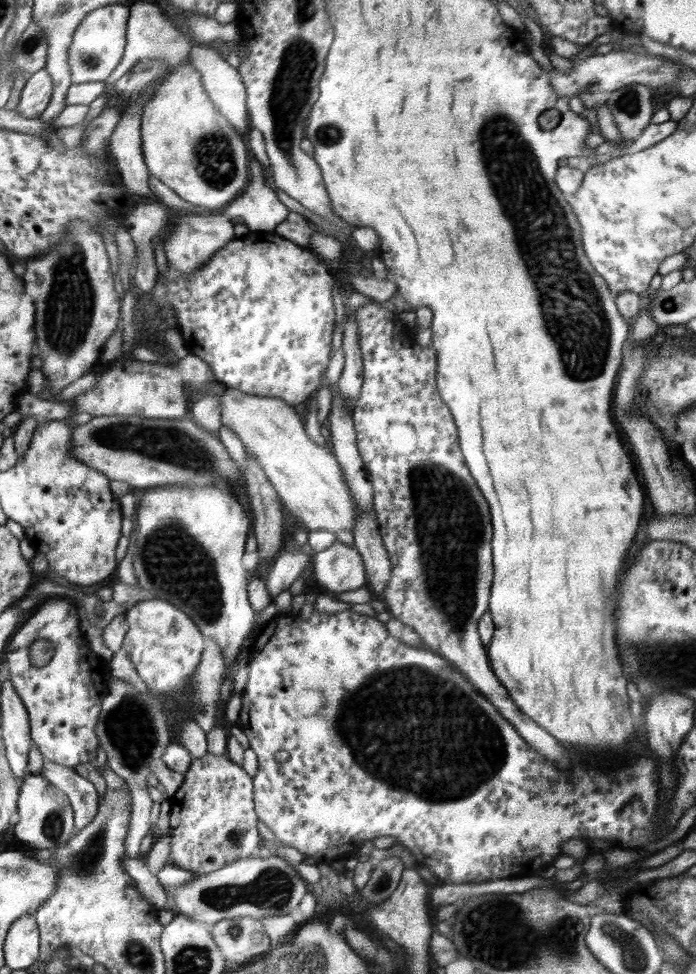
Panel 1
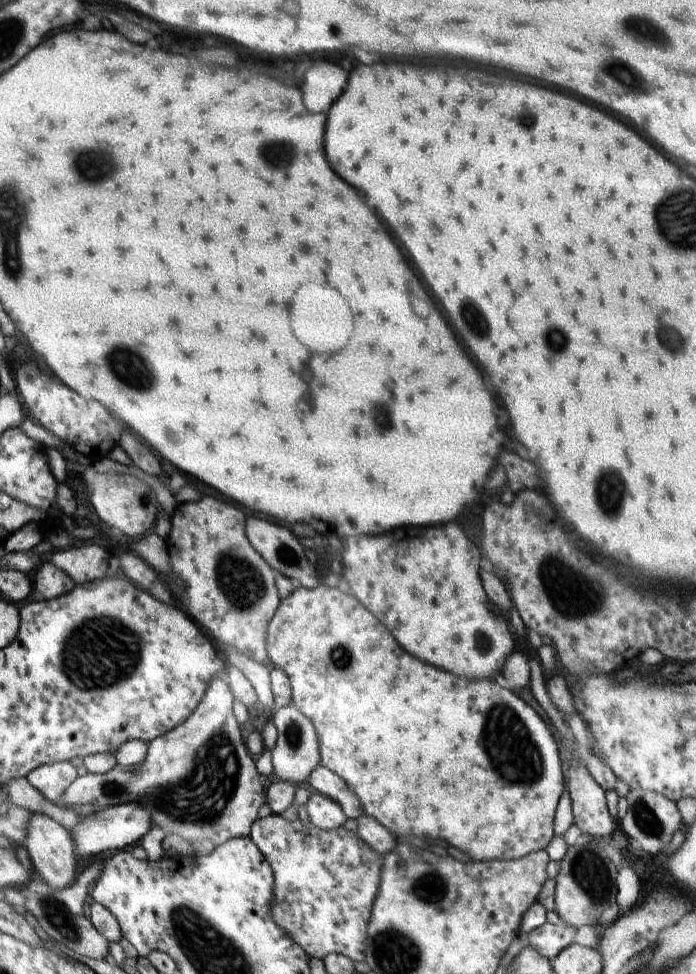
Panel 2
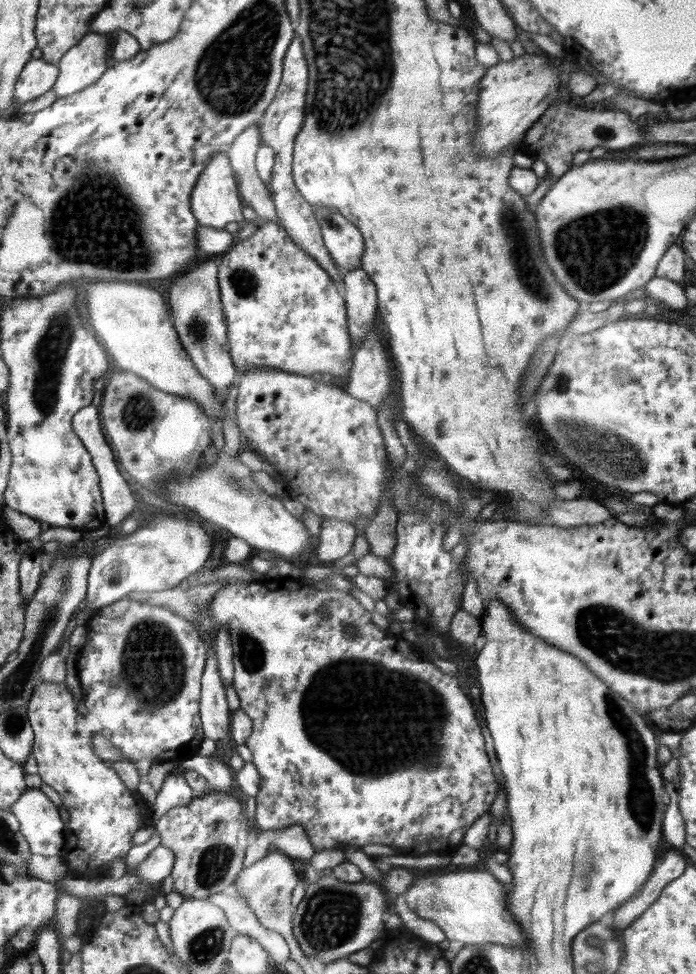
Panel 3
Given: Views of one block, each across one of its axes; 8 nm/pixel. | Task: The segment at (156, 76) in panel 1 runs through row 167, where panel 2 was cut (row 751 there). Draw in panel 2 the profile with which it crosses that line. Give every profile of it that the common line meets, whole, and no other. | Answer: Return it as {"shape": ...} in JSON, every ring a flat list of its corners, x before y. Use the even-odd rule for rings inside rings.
{"shape":[[214,676,214,678,208,682,208,688,206,688,206,692,204,692,202,700,200,700,200,704,198,704,198,708,196,708,196,710,194,710,194,712,192,712,192,714,190,714,190,716,188,716,188,718,186,718,180,726,176,726,176,728,169,730,166,734,163,734,162,736,159,736,147,743,148,754,146,754,144,762,130,766,118,765,104,774,86,773,82,776,78,775,74,779,74,782,72,782,72,784,68,787,66,793,62,796,62,801,64,801,65,804,93,804,97,807,100,806,102,809,124,803,135,803,149,813,152,828,157,826,158,828,161,828,166,835,180,836,180,838,190,845,193,845,196,841,210,841,218,847,231,839,249,837,252,824,258,819,258,811,260,807,266,803,266,792,262,787,262,782,260,781,261,774,258,772,255,765,256,759,249,752,245,744,245,731,234,716,233,704,234,696,230,688,226,686,226,682,224,682,220,676]]}

